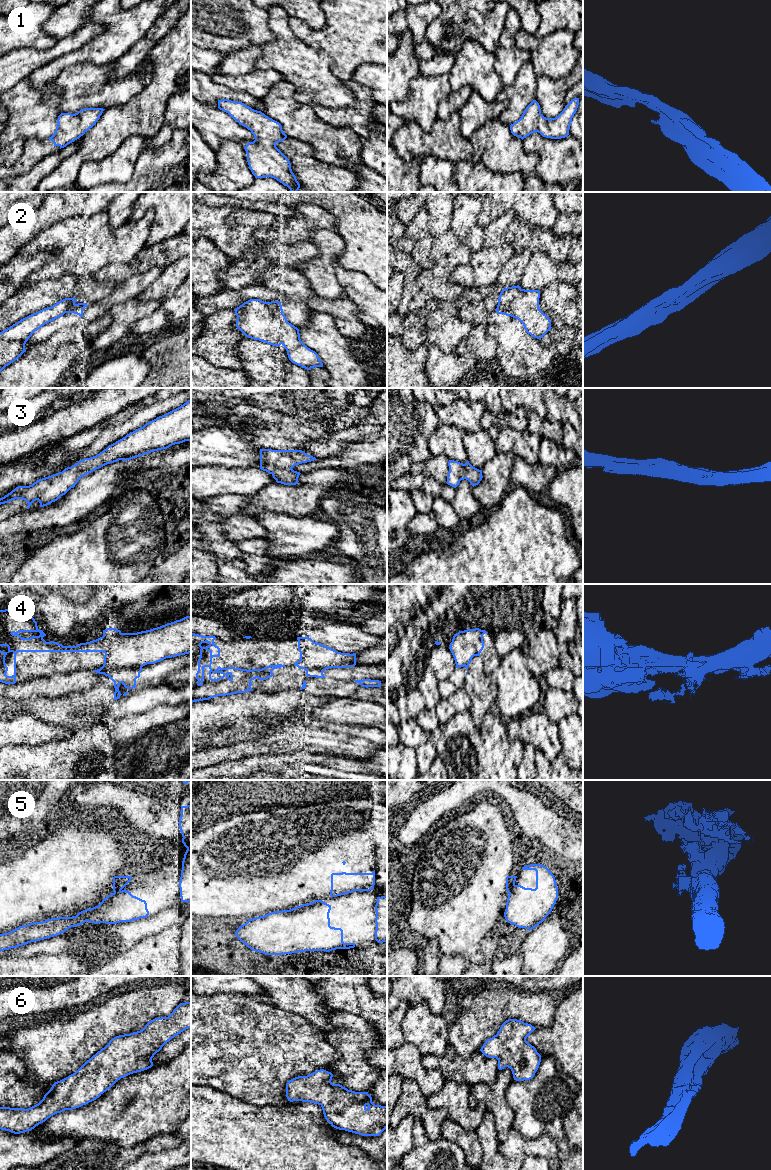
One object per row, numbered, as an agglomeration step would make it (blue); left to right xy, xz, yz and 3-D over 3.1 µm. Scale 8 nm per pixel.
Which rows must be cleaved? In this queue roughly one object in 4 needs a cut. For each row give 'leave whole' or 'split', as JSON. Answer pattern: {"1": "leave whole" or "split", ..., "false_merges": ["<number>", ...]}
{"1": "leave whole", "2": "leave whole", "3": "leave whole", "4": "leave whole", "5": "leave whole", "6": "leave whole", "false_merges": []}

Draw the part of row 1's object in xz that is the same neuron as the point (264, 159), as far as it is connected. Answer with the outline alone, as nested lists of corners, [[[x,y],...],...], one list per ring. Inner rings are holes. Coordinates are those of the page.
[[[228,99],[218,100],[218,108],[228,113],[240,125],[246,127],[254,135],[255,140],[248,142],[244,149],[247,154],[249,169],[255,178],[271,177],[287,186],[291,192],[297,192],[300,184],[292,172],[288,158],[276,147],[276,144],[284,141],[287,135],[283,132],[279,122],[269,118],[261,111],[257,111],[238,101]]]

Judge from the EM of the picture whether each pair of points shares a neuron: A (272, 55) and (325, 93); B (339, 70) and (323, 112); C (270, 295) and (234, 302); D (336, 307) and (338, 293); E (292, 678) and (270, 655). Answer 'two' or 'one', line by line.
A: one
B: two
C: one
D: two
E: two

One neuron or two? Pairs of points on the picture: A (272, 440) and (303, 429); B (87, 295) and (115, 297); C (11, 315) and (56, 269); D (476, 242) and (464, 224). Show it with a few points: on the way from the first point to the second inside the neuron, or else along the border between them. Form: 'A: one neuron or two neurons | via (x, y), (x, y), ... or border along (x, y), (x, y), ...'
A: one neuron | via (280, 436), (295, 433)
B: two neurons | border along (117, 284), (108, 295), (88, 305)
C: two neurons | border along (70, 274), (55, 279), (38, 280), (25, 287)
D: one neuron | via (473, 237), (471, 227), (469, 226)

